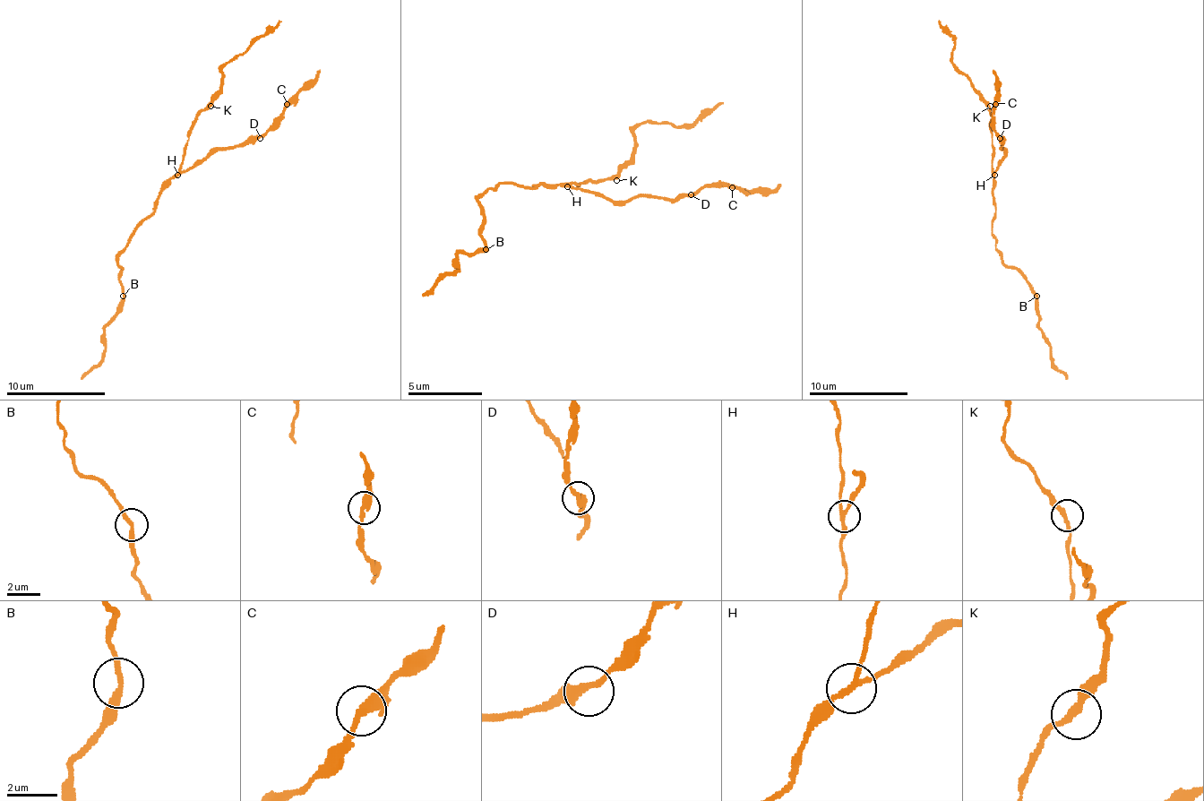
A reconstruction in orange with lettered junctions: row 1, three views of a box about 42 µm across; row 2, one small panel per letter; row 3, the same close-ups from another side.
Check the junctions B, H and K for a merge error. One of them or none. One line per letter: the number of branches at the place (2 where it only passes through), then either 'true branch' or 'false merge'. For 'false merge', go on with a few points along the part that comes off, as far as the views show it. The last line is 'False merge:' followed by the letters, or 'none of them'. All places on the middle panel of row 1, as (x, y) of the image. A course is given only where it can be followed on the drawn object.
B: 2 | true branch
H: 3 | false merge | (568, 187), (620, 202), (639, 194), (683, 198), (701, 187), (772, 191), (779, 184)
K: 2 | true branch
False merge: H

